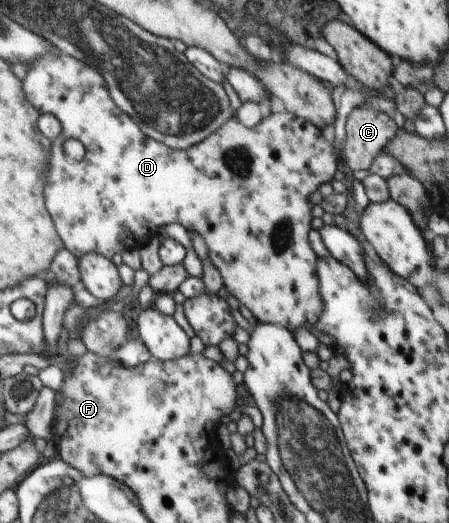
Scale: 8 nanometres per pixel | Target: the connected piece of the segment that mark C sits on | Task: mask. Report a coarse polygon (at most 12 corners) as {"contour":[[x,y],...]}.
{"contour":[[364,105],[350,113],[341,157],[357,175],[399,130]]}

